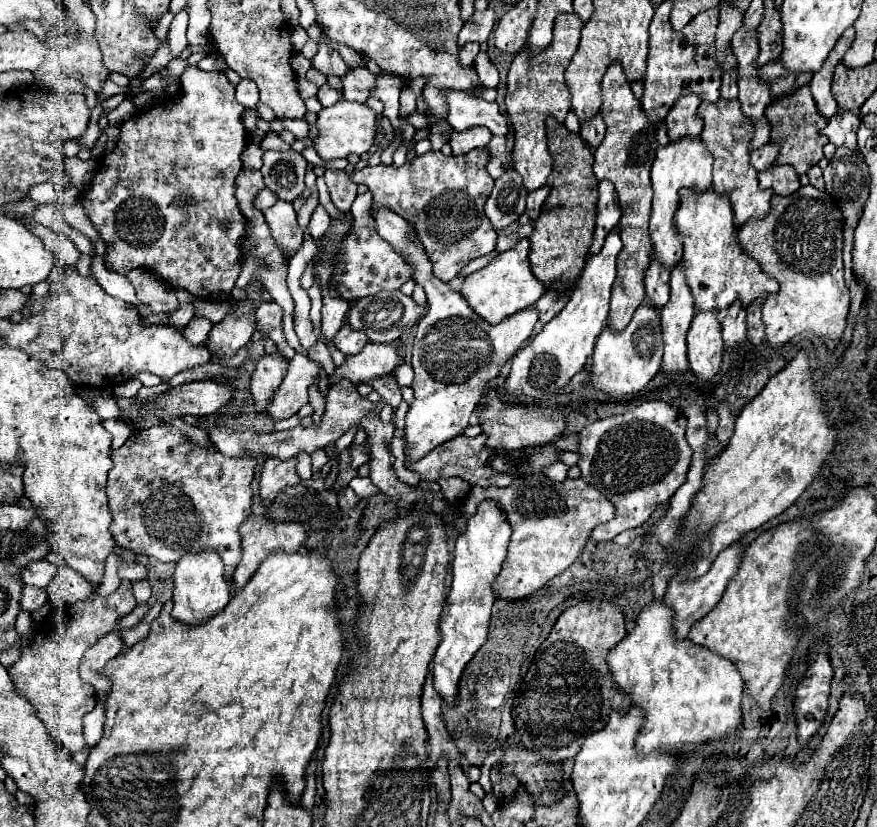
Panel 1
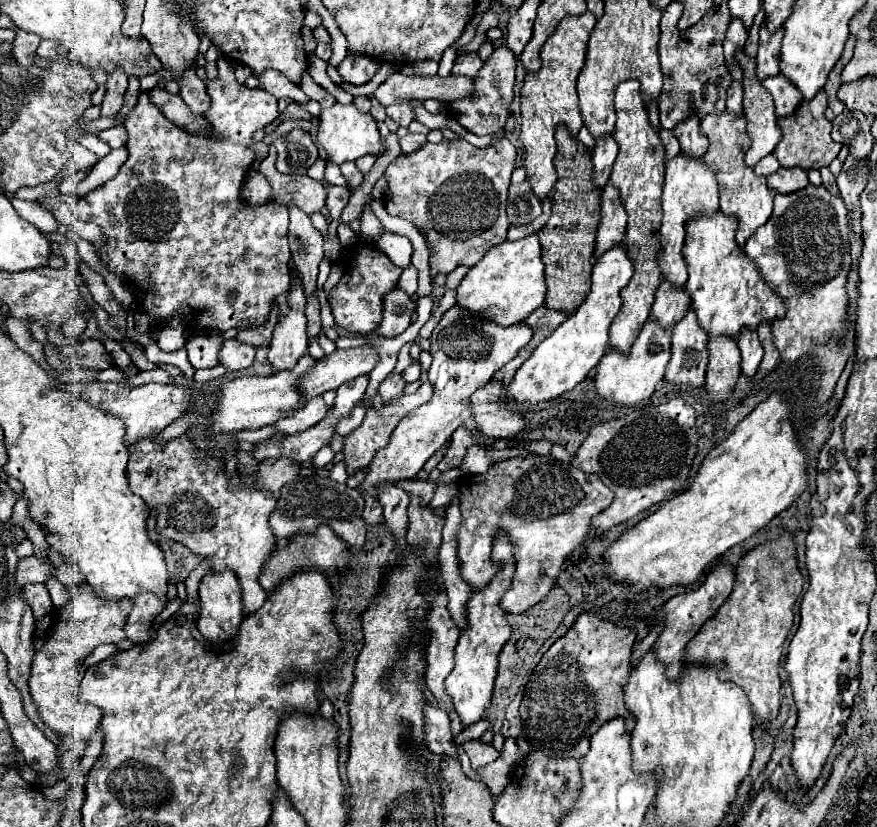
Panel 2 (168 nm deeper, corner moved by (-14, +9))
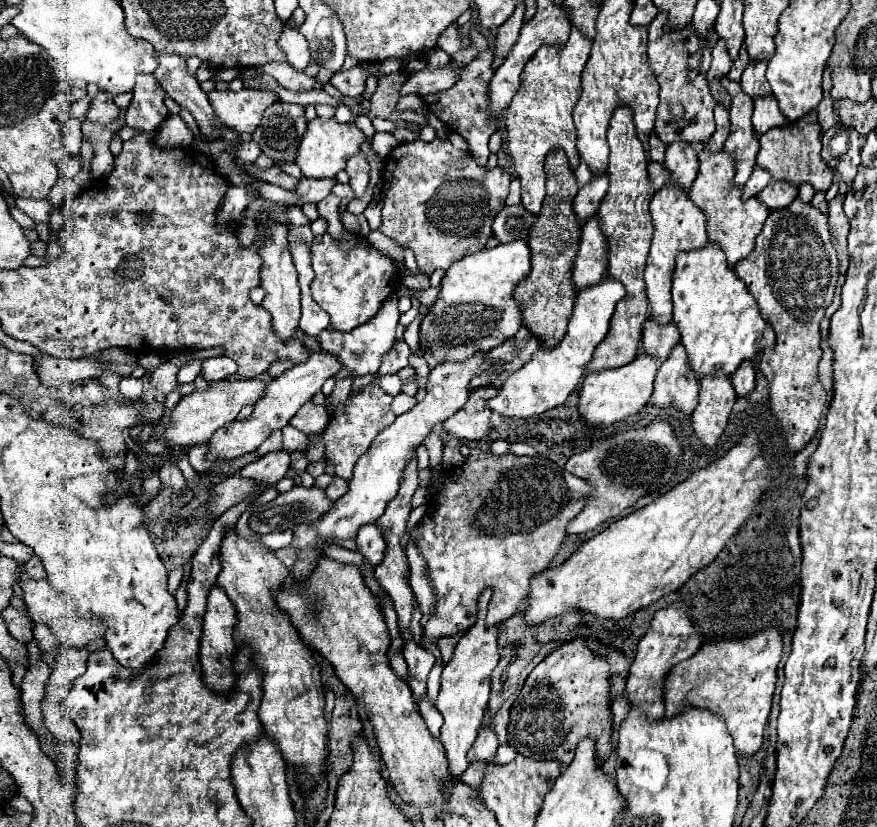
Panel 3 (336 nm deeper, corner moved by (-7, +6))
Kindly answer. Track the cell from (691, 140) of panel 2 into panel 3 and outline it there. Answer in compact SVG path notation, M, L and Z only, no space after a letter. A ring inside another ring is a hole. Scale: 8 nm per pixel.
M670 143L666 147L664 165L672 171L672 181L684 189L692 185L698 173L698 157L692 143Z

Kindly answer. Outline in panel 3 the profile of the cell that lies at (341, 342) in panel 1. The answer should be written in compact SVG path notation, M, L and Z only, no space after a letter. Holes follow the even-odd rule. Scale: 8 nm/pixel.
M348 231L342 239L332 239L328 233L314 239L312 269L316 273L310 285L312 297L330 315L330 325L336 331L352 331L368 323L380 305L394 293L396 283L400 283L396 265L386 255L378 253L364 237Z

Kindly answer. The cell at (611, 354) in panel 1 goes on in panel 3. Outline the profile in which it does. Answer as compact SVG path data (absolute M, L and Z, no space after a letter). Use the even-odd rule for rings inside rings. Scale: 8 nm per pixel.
M642 351L636 355L632 363L620 369L604 369L598 373L588 373L584 377L584 383L580 389L580 401L578 401L578 409L582 417L592 425L608 427L614 421L622 421L628 415L638 413L652 395L652 383L660 363L662 363L660 359L652 359L652 355L644 355Z

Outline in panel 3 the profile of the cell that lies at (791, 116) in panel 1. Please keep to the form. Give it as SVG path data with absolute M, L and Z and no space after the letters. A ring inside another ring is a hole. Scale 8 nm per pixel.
M812 111L786 127L776 127L772 131L766 131L760 137L758 165L768 169L772 179L784 179L794 185L800 185L806 181L816 191L828 191L828 187L832 183L832 171L830 171L828 163L822 159L820 151L822 151L820 125L816 119L816 111Z

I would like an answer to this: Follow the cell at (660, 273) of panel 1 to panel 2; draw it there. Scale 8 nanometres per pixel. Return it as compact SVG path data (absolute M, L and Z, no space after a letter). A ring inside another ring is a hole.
M663 280L655 294L651 318L657 320L663 330L671 330L685 316L689 306L691 300L687 300L687 292L683 292L683 288L677 290L667 280Z

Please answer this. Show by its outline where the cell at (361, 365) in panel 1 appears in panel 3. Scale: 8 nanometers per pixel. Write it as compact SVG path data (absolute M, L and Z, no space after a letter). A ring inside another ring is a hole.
M324 351L320 353L310 353L310 357L300 363L294 365L292 369L288 369L286 373L282 373L280 377L272 379L264 397L254 405L252 415L248 417L248 421L236 421L230 423L228 427L222 427L220 431L216 431L216 435L212 435L210 439L210 455L212 457L224 457L224 459L236 459L242 457L244 453L252 453L258 449L258 445L276 429L282 429L284 425L288 425L288 421L298 413L298 409L310 401L324 385L326 379L334 377L340 371L340 361L334 355L328 355Z

